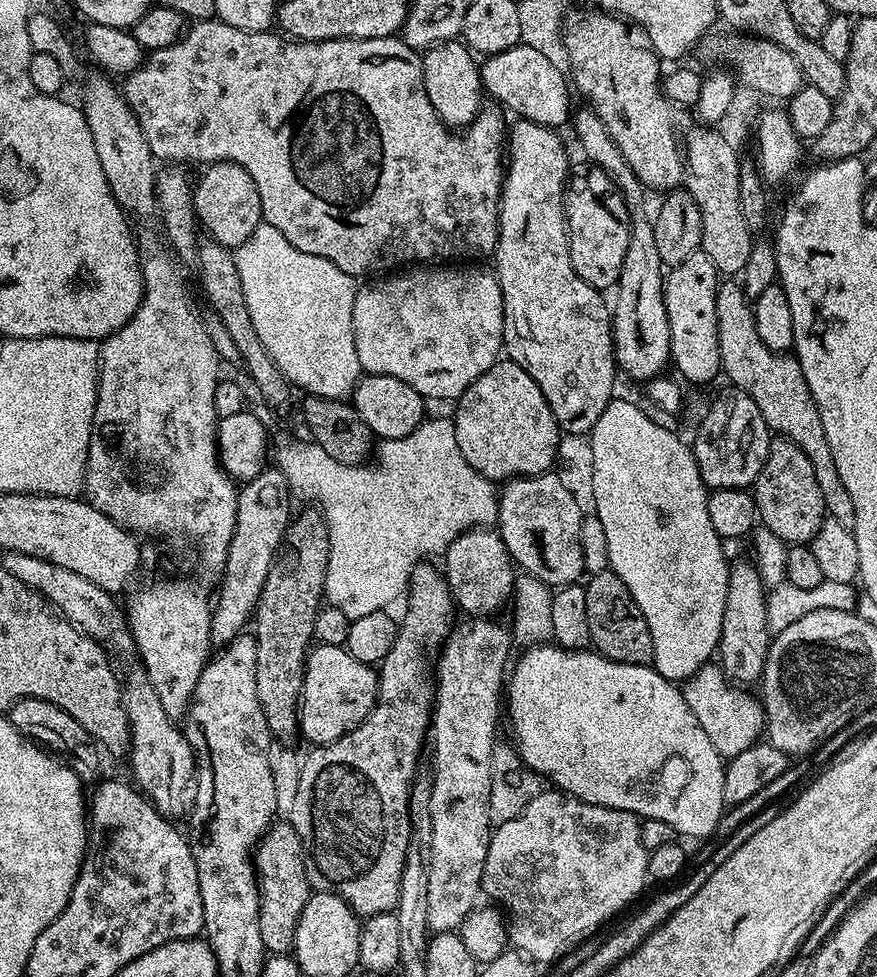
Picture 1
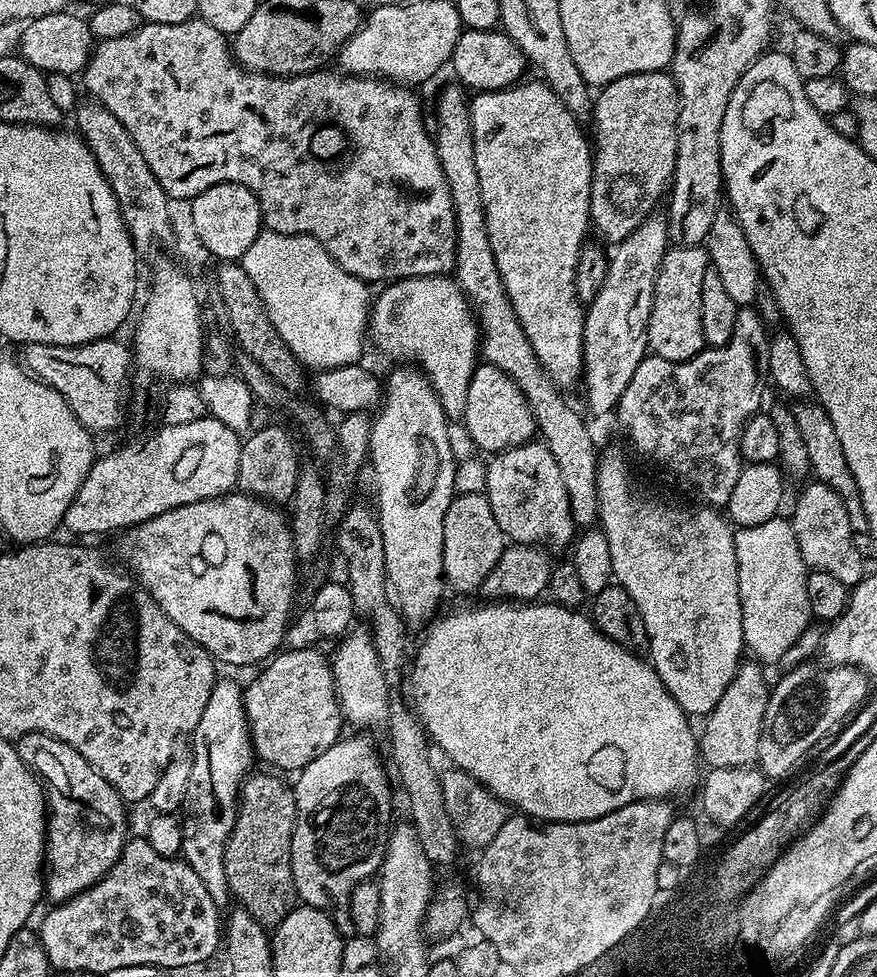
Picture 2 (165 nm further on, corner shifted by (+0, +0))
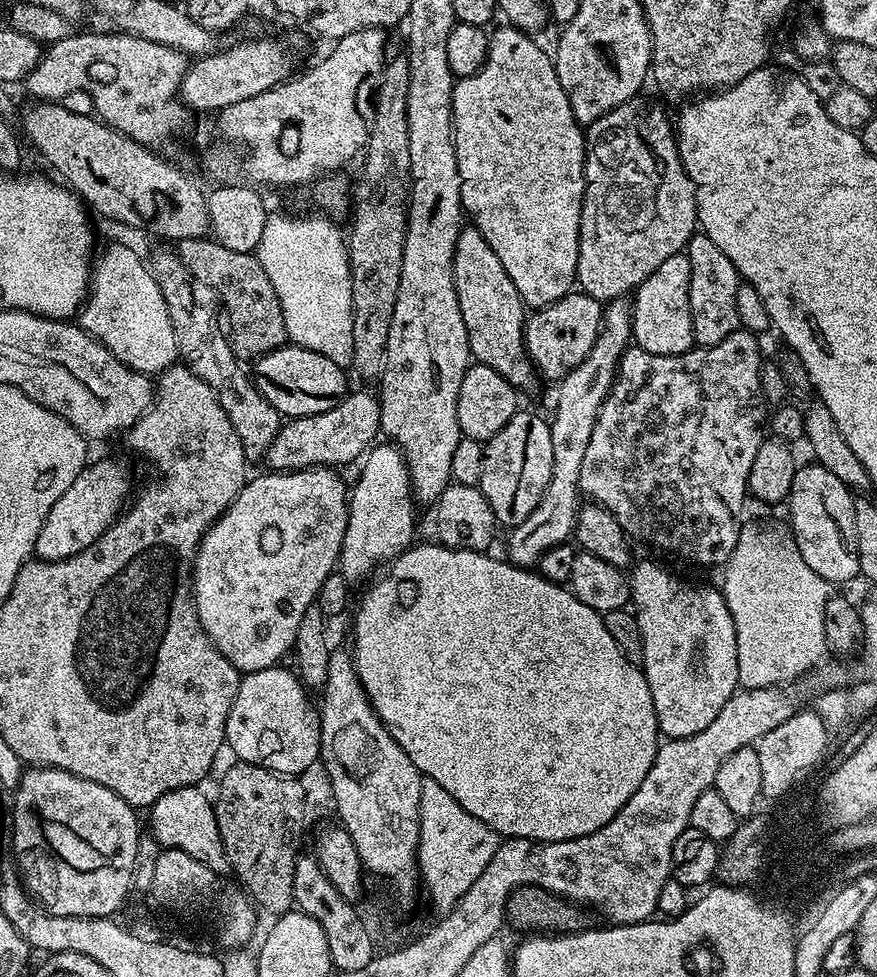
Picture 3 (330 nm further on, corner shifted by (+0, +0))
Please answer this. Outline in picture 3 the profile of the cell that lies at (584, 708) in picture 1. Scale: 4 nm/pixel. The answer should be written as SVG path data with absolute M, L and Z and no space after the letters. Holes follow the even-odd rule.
M439 542L431 543L413 543L411 548L391 561L383 569L384 576L377 575L371 581L372 588L365 590L356 608L350 655L372 709L398 746L406 750L406 758L414 762L419 772L438 782L438 786L442 786L462 810L474 814L478 822L486 822L486 826L494 829L501 838L539 840L549 844L585 836L606 826L610 818L630 802L634 790L642 786L656 757L660 727L654 714L654 698L643 671L627 660L618 646L614 646L614 638L610 638L610 630L606 630L603 615L590 610L586 602L578 602L564 584L547 580L539 571L518 568L507 559L495 560L484 550L447 548Z

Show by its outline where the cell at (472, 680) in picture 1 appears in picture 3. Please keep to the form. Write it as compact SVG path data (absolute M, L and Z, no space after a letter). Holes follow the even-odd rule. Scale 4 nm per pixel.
M617 298L605 307L604 318L600 336L594 342L590 354L570 374L566 374L558 381L560 388L556 392L556 413L550 416L552 433L550 434L550 447L554 449L554 462L550 482L530 518L526 522L515 525L508 536L507 559L518 568L531 569L539 565L542 554L559 544L569 543L576 531L576 514L582 507L582 493L580 491L580 475L582 474L582 458L586 454L586 446L590 442L590 434L594 430L594 422L598 418L598 410L602 410L602 402L608 397L608 391L616 380L616 367L620 364L622 354L630 347L632 340L632 305L627 299Z

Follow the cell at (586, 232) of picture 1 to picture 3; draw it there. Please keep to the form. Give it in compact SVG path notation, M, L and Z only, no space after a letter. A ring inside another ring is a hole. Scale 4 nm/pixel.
M573 290L558 302L535 309L524 322L524 345L537 373L552 382L558 382L590 354L600 336L605 305L593 296Z

